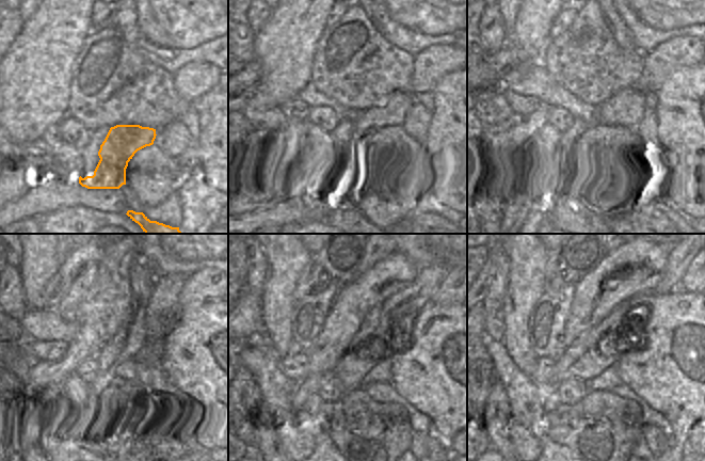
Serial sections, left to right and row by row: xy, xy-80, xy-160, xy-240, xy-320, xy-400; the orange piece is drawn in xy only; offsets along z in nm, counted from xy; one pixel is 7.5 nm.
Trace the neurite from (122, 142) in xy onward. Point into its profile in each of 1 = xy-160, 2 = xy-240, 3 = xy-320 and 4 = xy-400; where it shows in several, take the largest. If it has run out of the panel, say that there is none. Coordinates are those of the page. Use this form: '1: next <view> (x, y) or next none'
1: next xy-160 (574, 204)
2: next xy-240 (71, 444)
3: next xy-320 (298, 445)
4: next xy-400 (528, 447)

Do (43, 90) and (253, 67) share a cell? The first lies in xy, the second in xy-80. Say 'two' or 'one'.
two

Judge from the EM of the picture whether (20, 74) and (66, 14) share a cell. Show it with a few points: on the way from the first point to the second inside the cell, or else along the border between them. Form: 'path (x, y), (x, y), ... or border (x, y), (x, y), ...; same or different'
path (35, 59), (45, 49), (58, 29); same

